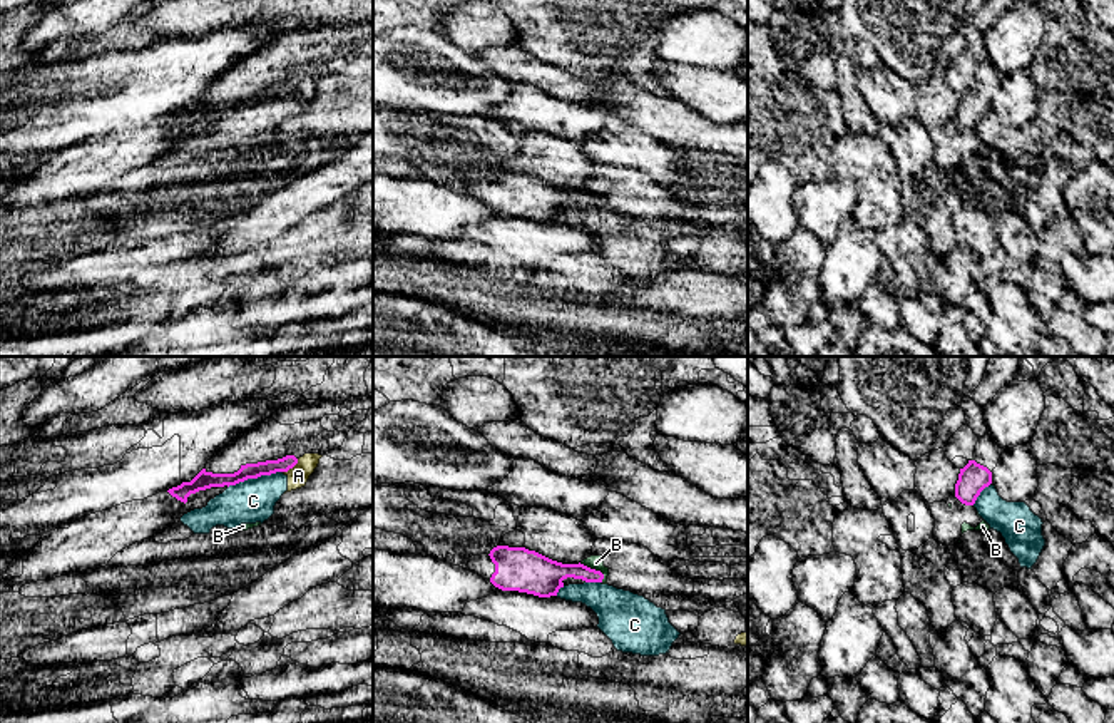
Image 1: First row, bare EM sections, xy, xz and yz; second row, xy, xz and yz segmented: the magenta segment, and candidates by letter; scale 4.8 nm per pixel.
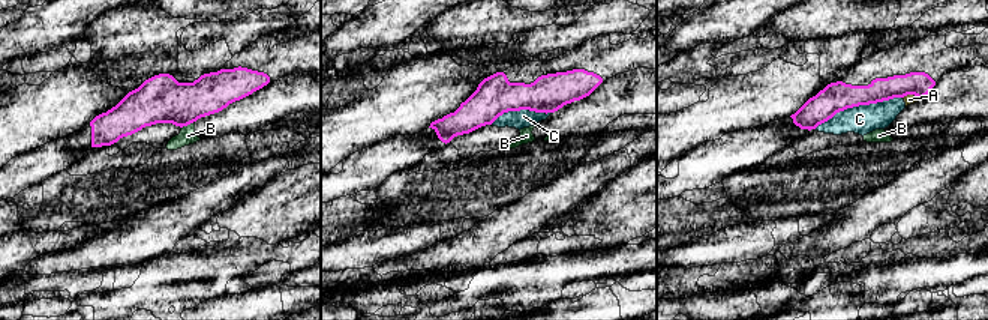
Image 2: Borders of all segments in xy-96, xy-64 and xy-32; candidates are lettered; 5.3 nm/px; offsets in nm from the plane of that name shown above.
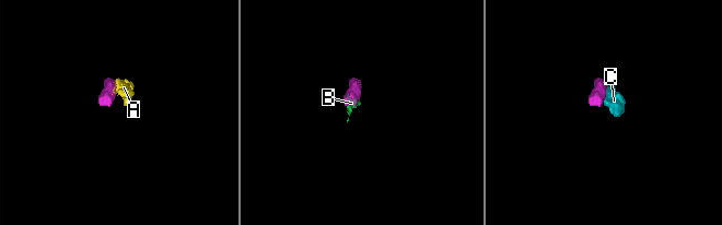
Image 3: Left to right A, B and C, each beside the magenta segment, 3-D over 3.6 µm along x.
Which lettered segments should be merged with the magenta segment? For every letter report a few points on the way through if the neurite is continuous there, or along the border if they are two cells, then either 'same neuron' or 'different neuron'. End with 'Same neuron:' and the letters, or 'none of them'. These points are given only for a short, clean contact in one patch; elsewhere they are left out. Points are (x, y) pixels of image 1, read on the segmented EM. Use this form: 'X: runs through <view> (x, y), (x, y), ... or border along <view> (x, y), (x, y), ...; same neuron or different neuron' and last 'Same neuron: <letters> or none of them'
A: border along xy (298, 459), (283, 472); different neuron
B: border along xz (579, 563), (597, 569), (602, 574), (602, 581); different neuron
C: different neuron
Same neuron: none of them

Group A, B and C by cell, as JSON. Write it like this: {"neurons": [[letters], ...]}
{"neurons": [["A", "C"], ["B"]]}

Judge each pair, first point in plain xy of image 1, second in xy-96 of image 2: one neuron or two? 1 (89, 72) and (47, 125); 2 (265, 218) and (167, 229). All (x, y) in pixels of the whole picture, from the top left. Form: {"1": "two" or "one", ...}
{"1": "one", "2": "one"}

